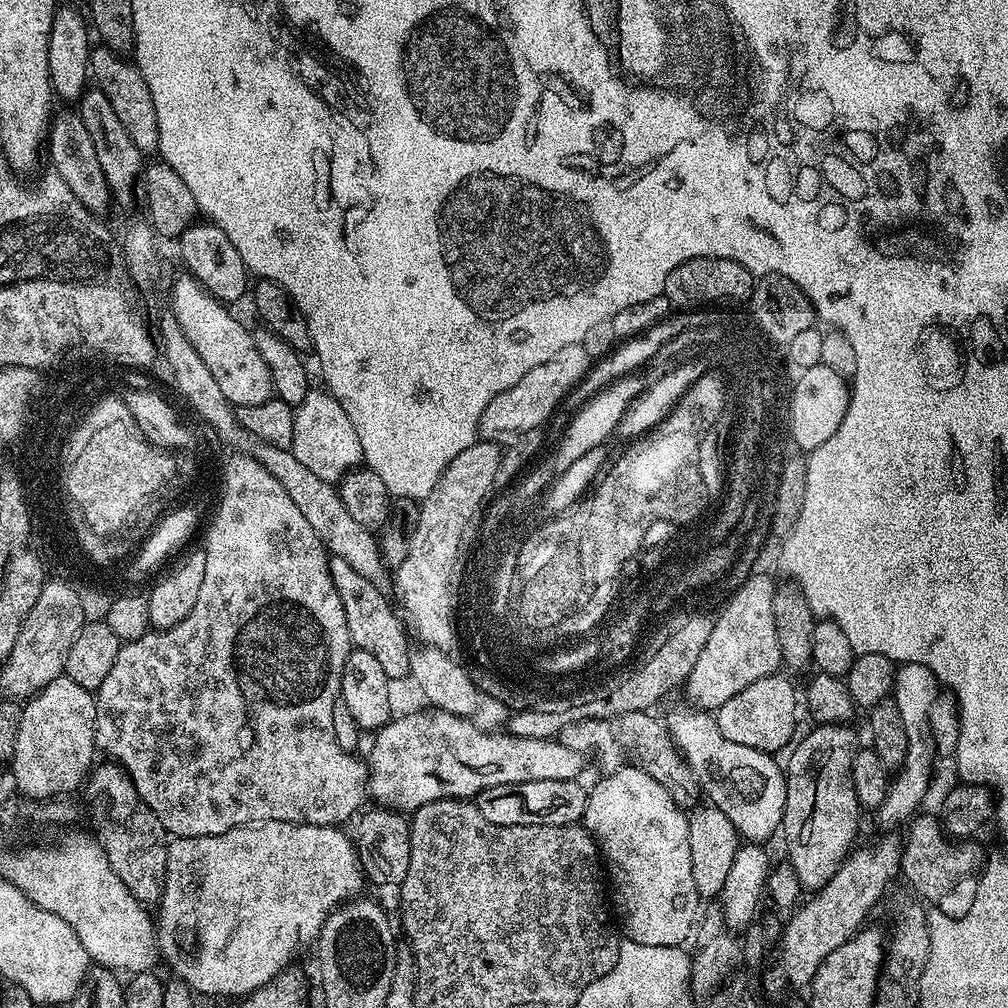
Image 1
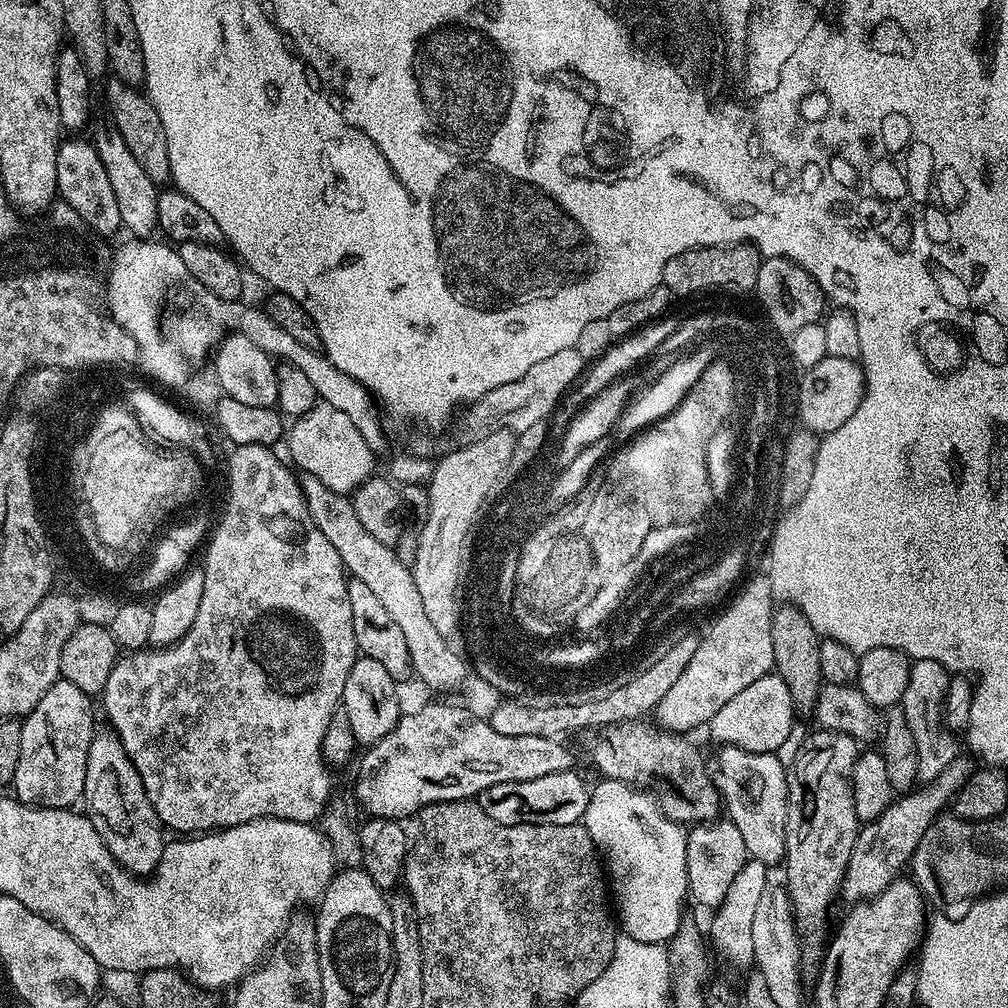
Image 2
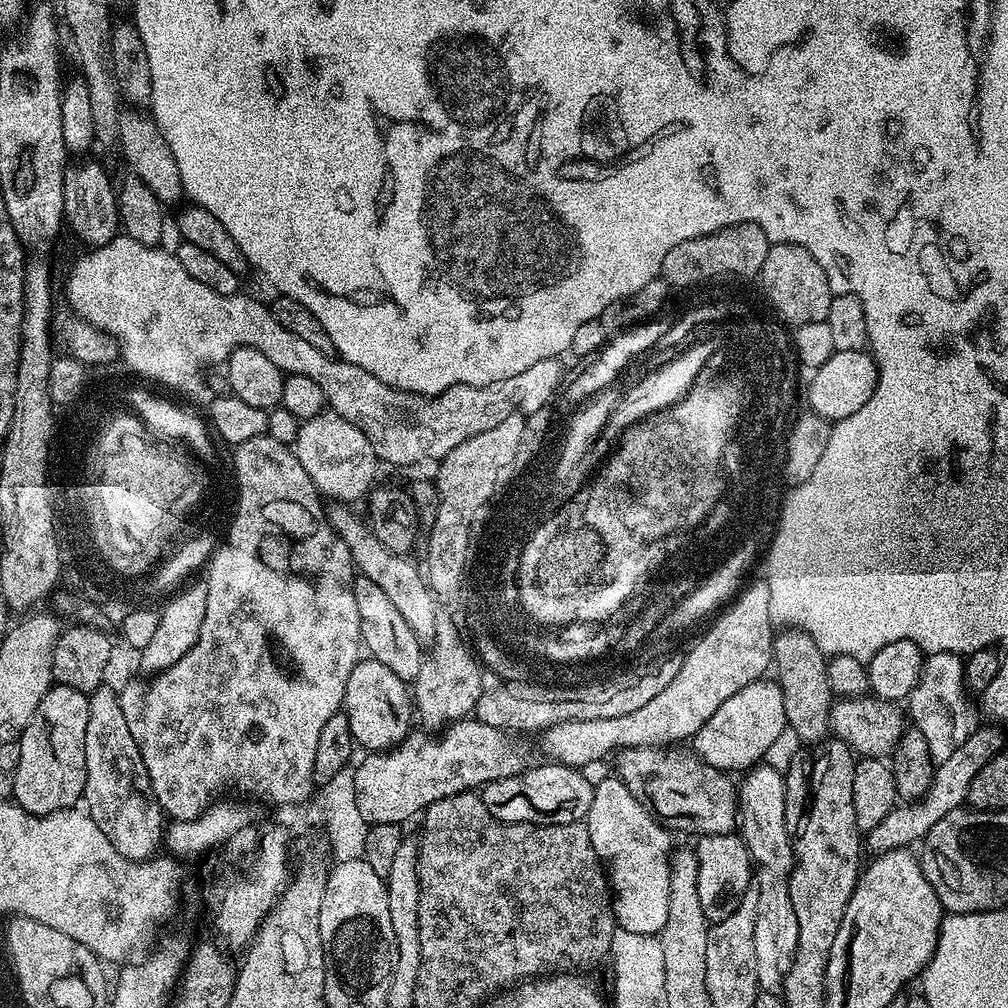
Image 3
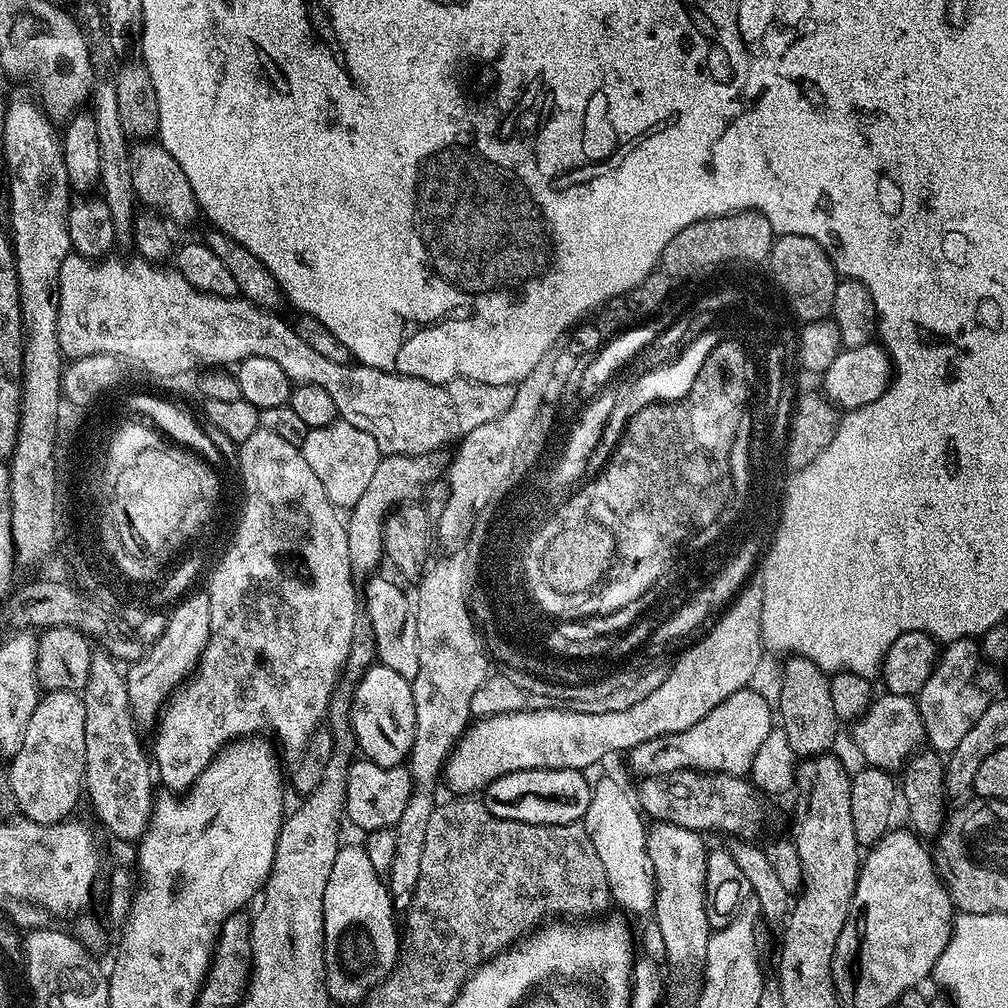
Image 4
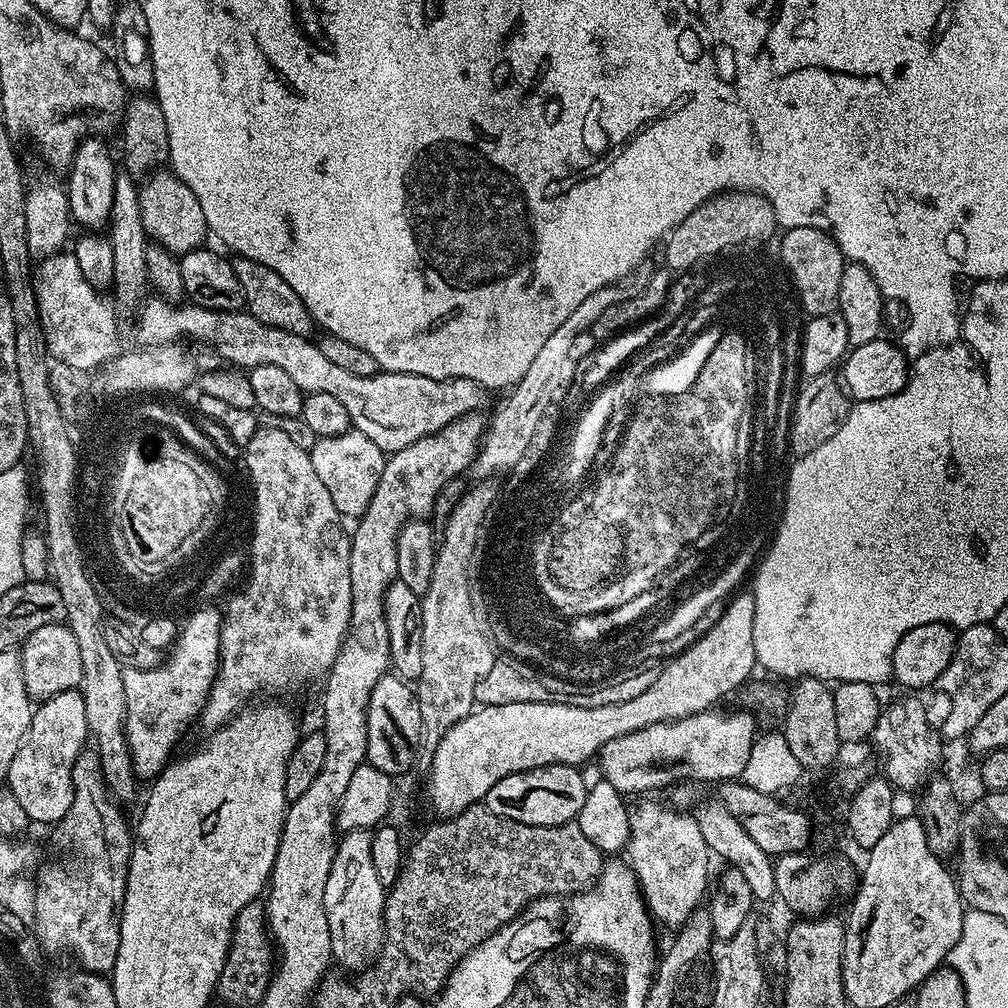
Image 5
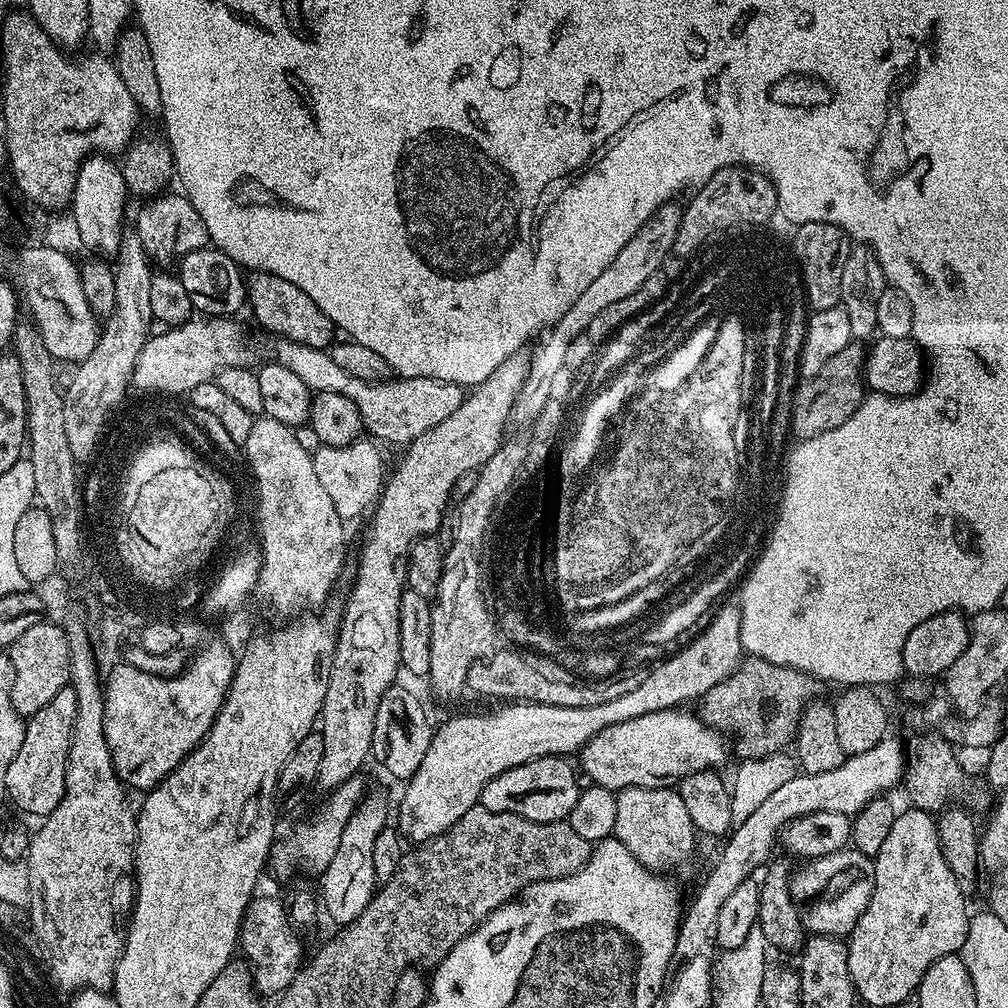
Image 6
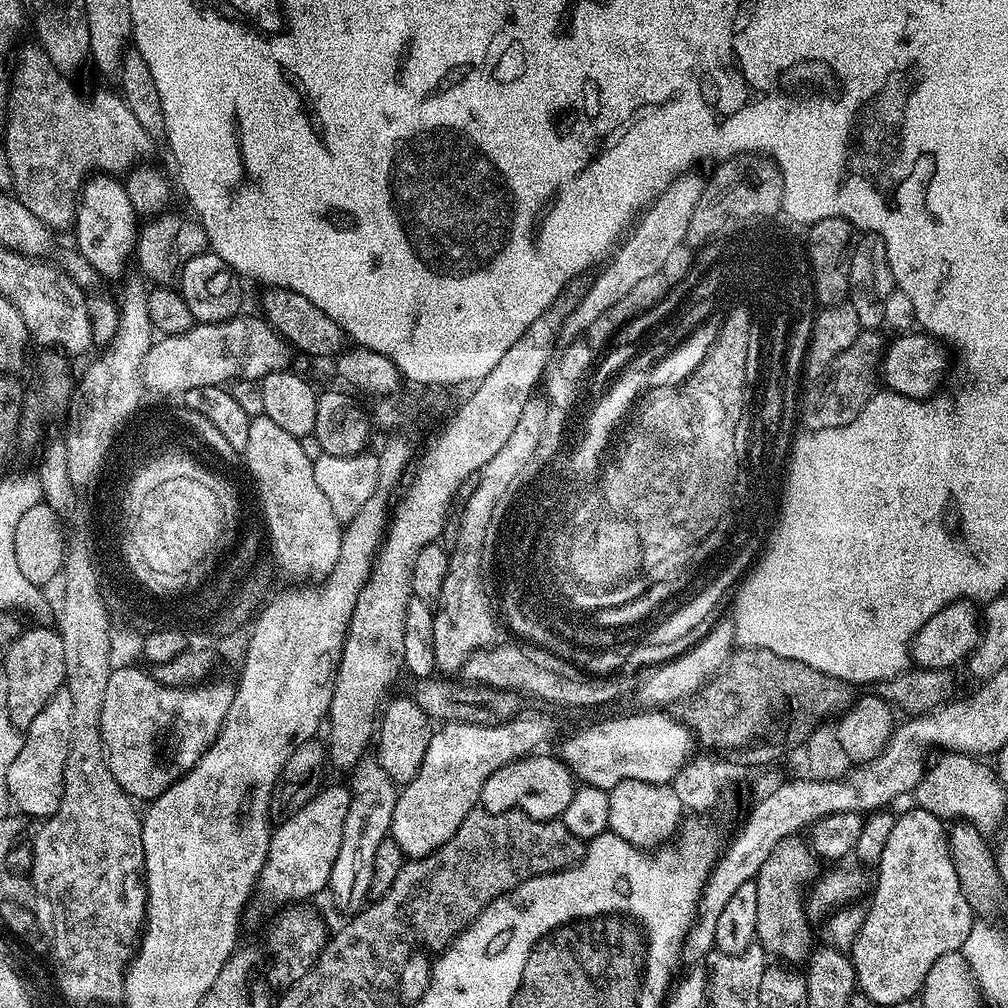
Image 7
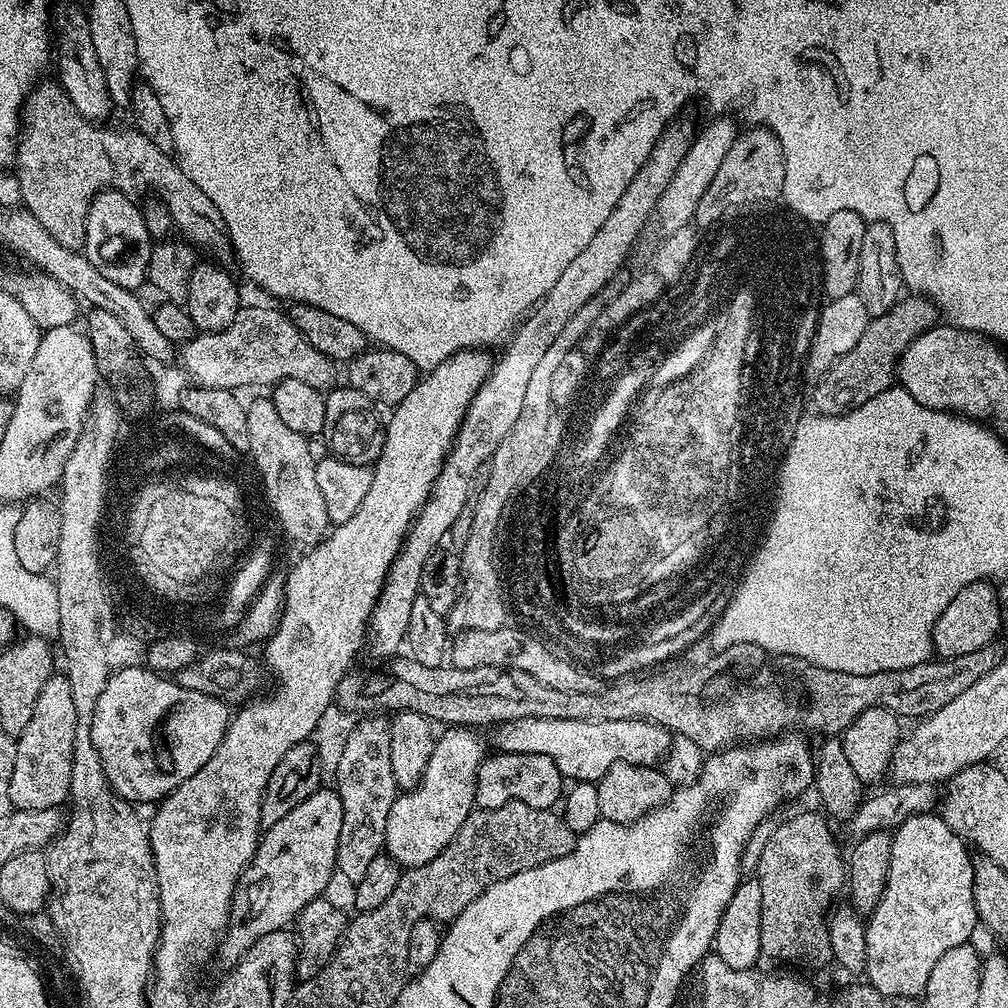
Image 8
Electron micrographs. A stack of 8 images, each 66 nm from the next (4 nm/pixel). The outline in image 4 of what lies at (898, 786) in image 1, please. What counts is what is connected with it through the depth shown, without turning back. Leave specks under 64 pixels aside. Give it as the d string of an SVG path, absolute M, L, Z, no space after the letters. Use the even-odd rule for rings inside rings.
M975 639L953 640L943 645L930 678L926 678L926 682L918 694L920 717L924 720L926 744L931 751L951 754L958 746L958 742L962 742L962 737L970 730L970 726L974 726L974 722L978 722L978 718L982 718L982 710L986 710L986 706L994 699L991 688L996 676L990 669L992 668L986 666L982 659Z

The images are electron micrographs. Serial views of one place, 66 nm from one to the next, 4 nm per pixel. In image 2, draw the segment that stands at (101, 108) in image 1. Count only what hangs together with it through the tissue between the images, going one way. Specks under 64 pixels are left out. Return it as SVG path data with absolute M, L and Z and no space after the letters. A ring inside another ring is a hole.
M107 119L91 125L90 139L98 150L98 158L102 158L102 166L106 166L106 174L110 177L110 186L114 189L114 198L118 198L118 214L123 231L136 238L148 238L158 228L158 206L156 198L158 185L142 170L142 164L134 154L130 154L130 146L126 146L126 138L118 134L116 125Z

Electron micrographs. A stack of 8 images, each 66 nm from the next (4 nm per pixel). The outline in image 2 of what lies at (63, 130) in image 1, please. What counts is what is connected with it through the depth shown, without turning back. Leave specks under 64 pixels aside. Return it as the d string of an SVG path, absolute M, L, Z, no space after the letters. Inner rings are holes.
M64 138L60 141L58 162L56 163L56 191L59 199L78 212L82 222L97 236L112 238L122 225L118 214L118 198L114 198L114 189L110 186L110 177L106 174L106 166L102 166L102 158L98 158L98 150L91 139Z

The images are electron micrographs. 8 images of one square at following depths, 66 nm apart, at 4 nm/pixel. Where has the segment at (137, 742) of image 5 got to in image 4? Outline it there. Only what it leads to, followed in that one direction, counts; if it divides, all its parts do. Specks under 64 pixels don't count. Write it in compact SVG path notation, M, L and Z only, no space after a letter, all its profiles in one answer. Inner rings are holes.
M199 590L185 595L171 611L167 613L168 625L162 636L147 645L143 658L129 663L124 672L132 717L140 726L155 725L168 697L192 675L210 634L208 604Z

